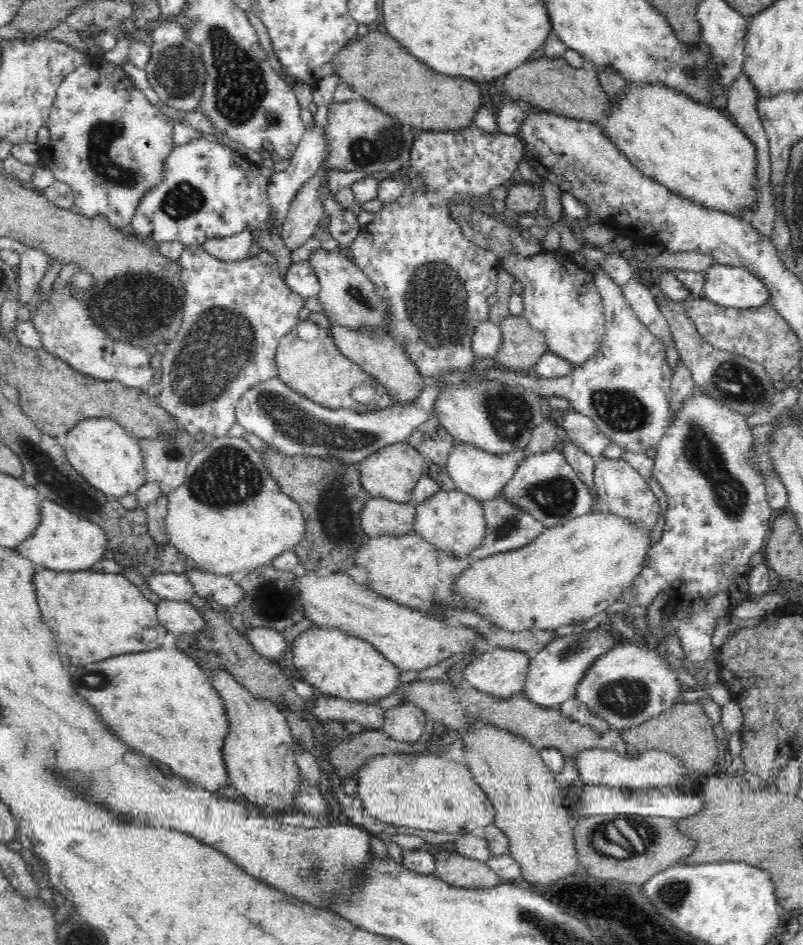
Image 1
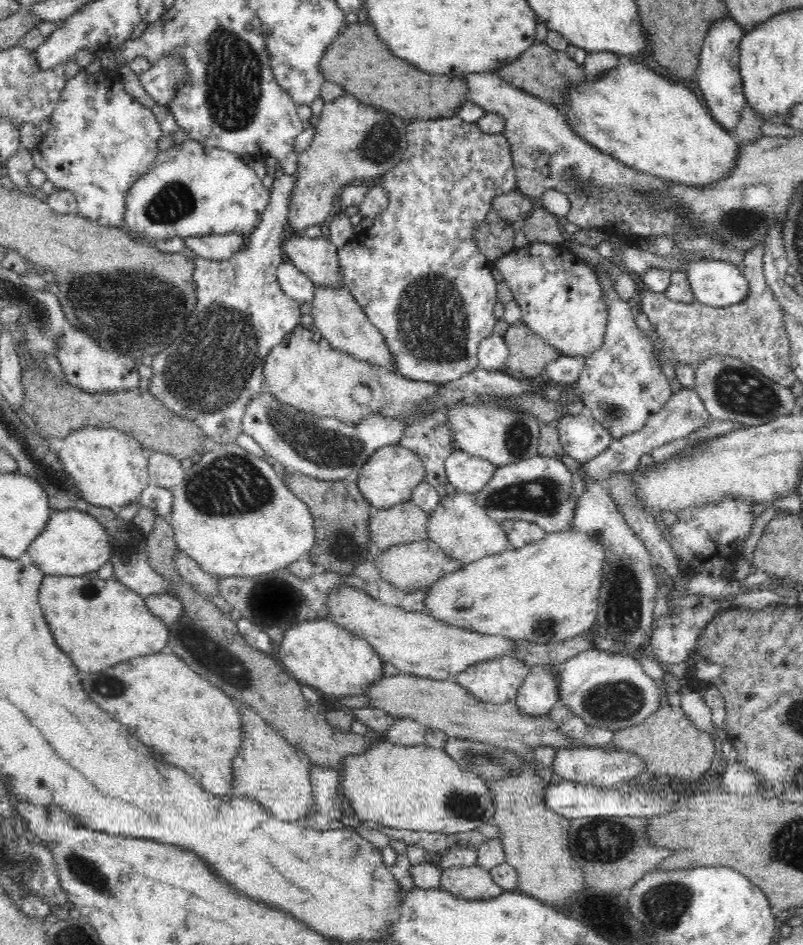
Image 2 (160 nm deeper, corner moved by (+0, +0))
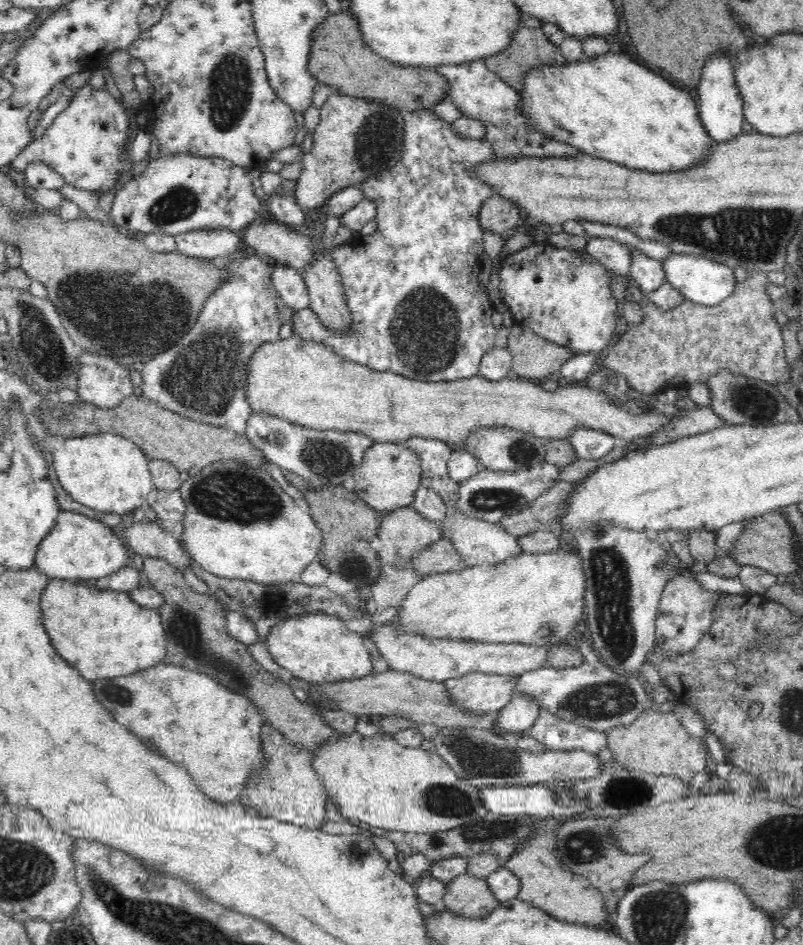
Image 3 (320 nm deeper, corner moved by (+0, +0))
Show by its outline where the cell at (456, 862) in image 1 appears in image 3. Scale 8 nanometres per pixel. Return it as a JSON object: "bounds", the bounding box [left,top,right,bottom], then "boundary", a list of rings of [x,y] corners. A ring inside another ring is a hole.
{"bounds":[443,874,500,917],"boundary":[[[460,874],[445,886],[443,906],[455,914],[483,917],[500,904],[487,880],[472,874]]]}

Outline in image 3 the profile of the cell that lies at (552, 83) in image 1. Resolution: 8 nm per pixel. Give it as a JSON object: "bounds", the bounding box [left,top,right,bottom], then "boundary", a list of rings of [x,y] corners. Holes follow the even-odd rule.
{"bounds":[486,24,561,91],"boundary":[[[520,24],[513,44],[500,54],[486,58],[486,66],[518,91],[526,88],[526,74],[534,67],[554,66],[561,50],[543,34],[542,28]]]}

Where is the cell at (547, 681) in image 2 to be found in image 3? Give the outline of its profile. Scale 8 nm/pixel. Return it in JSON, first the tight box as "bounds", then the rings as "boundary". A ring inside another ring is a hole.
{"bounds":[496,692,540,731],"boundary":[[[515,692],[510,702],[499,711],[496,729],[498,731],[527,731],[538,720],[540,712],[540,701],[536,697]]]}

